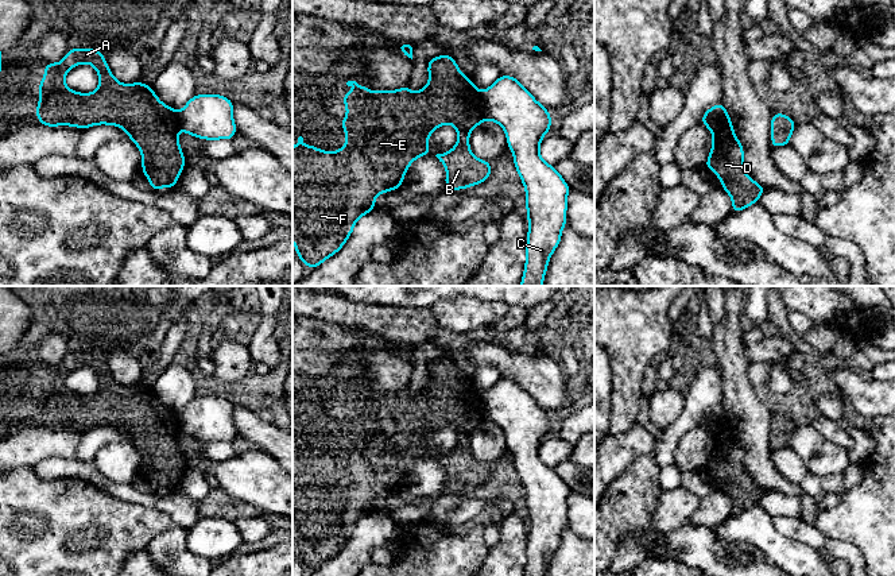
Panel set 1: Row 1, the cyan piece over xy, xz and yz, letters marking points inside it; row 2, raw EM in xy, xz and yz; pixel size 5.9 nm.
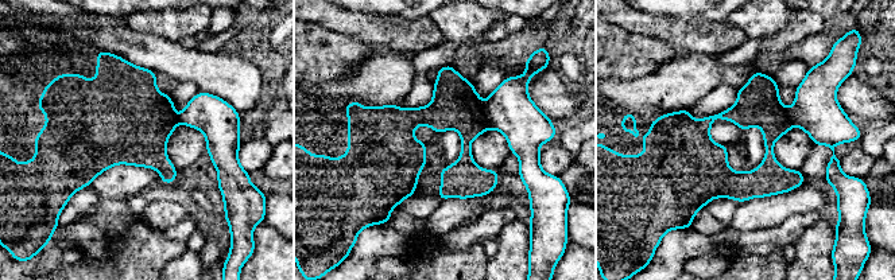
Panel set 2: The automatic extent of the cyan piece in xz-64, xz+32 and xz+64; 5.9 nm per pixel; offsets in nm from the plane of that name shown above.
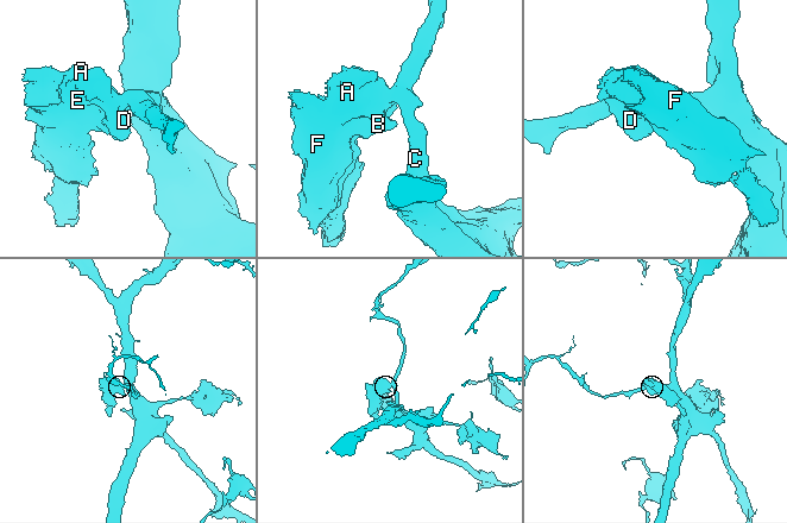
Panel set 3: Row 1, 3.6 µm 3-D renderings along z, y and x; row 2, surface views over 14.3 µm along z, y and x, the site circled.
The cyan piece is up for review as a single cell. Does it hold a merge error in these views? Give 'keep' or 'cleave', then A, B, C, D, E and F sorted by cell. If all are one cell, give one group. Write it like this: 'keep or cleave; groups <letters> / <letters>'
cleave; groups A B D E F / C

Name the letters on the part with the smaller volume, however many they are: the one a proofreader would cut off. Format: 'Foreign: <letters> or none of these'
Foreign: A, B, D, E, F

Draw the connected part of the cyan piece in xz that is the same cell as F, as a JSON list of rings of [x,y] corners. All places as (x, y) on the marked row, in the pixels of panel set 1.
[[[449,54],[429,59],[427,73],[430,76],[427,85],[415,93],[408,89],[408,84],[398,90],[372,92],[356,81],[348,81],[346,85],[356,89],[345,92],[341,98],[346,105],[346,117],[341,120],[346,144],[340,151],[321,151],[317,146],[305,146],[303,138],[298,138],[298,144],[292,147],[292,241],[297,258],[305,267],[317,268],[337,254],[352,235],[356,221],[376,209],[375,198],[379,194],[400,190],[410,165],[418,156],[431,155],[427,140],[431,132],[443,124],[453,124],[458,138],[449,152],[435,155],[446,167],[445,189],[461,190],[488,181],[491,162],[476,158],[469,147],[469,134],[487,120],[483,93],[460,71],[456,59]]]

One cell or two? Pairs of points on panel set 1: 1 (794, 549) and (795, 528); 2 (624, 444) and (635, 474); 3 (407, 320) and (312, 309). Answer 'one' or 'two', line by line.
1: two
2: two
3: one

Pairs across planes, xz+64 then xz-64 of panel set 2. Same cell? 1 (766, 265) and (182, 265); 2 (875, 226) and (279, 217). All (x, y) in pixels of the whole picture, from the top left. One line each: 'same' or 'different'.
1: different
2: same

